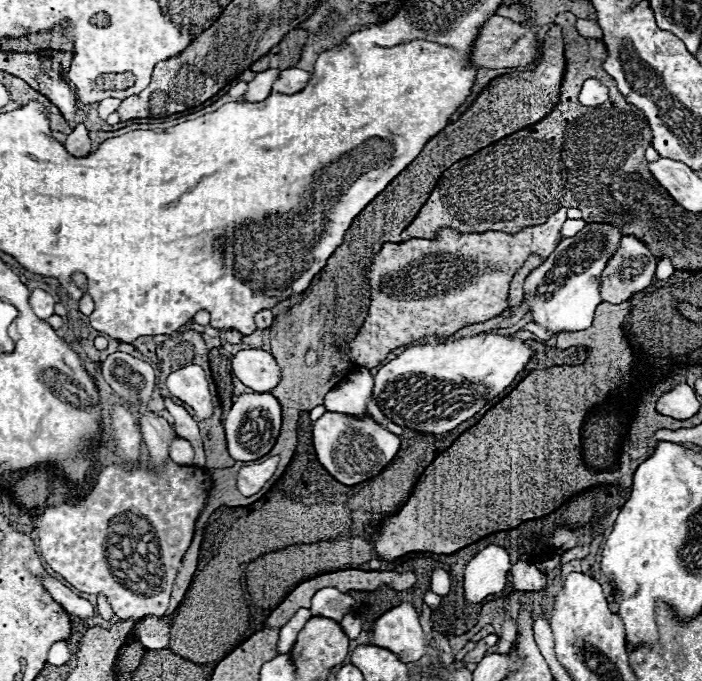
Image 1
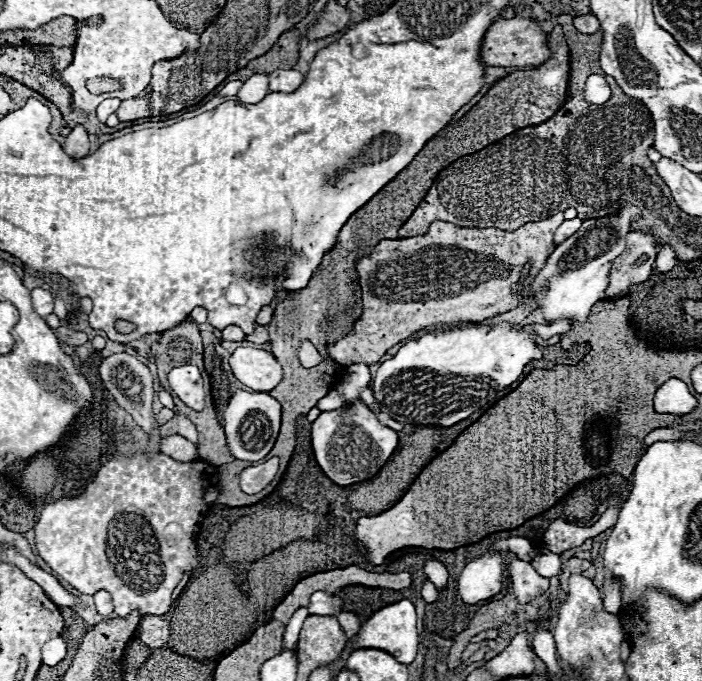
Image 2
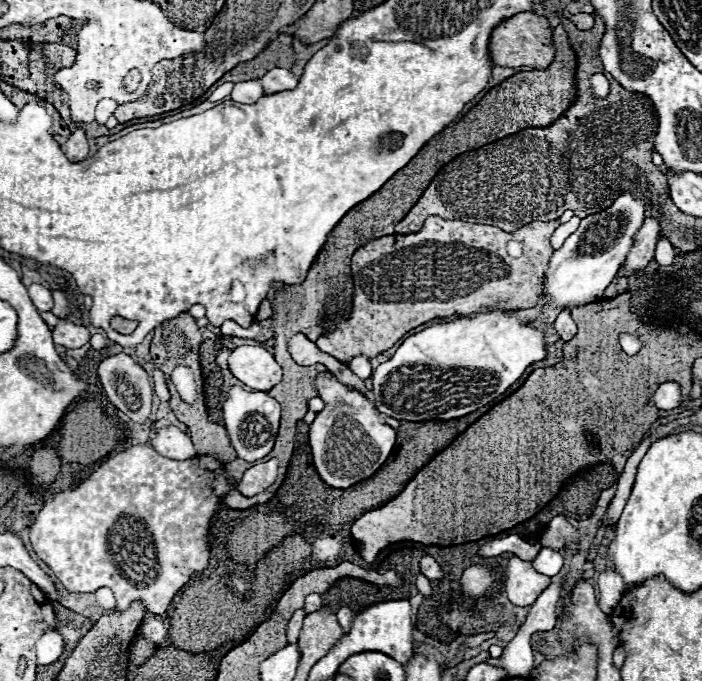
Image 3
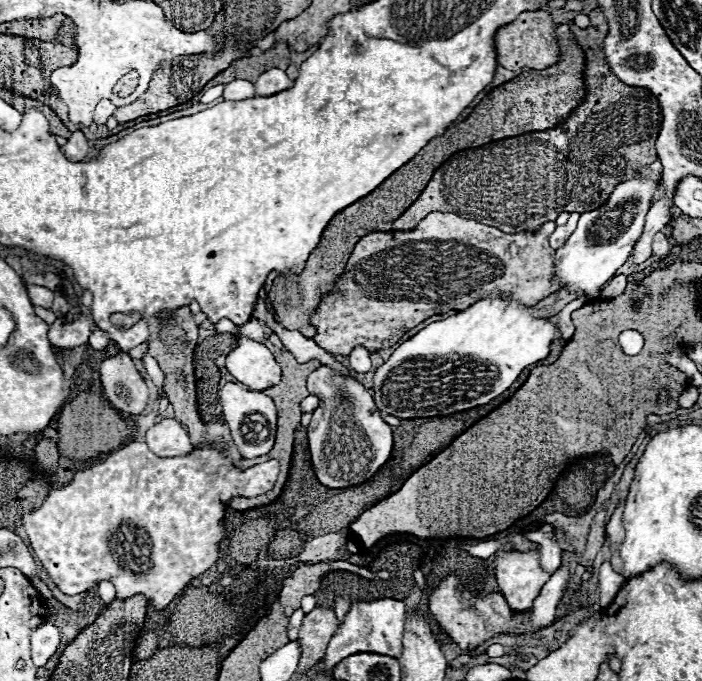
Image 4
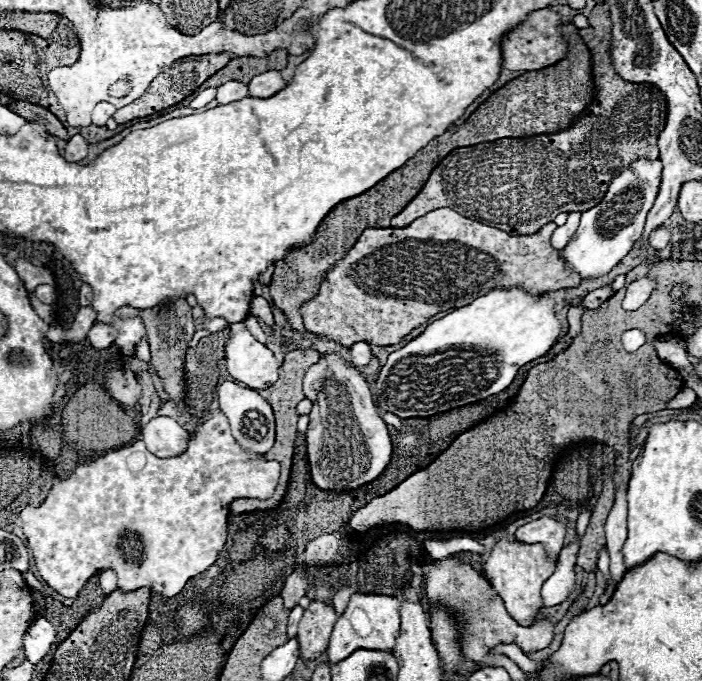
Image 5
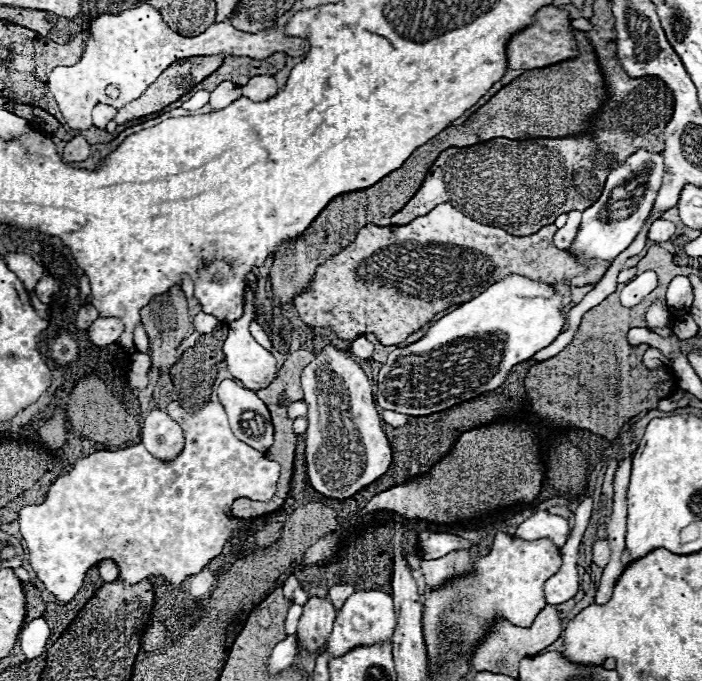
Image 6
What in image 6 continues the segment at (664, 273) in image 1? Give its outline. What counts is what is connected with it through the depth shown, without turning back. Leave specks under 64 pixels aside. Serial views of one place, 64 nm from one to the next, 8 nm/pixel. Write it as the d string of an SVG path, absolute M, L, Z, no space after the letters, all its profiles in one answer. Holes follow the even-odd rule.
M662 218L654 220L650 228L654 228L654 242L666 242L676 230L670 220L662 220Z

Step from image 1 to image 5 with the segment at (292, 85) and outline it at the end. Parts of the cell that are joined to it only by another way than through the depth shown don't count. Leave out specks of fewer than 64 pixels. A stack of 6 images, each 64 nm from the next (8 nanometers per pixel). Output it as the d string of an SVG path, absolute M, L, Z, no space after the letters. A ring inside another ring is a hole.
M270 70L270 72L254 76L248 82L248 96L250 98L270 98L276 92L280 92L282 88L286 88L286 82L280 78L280 74L276 70Z

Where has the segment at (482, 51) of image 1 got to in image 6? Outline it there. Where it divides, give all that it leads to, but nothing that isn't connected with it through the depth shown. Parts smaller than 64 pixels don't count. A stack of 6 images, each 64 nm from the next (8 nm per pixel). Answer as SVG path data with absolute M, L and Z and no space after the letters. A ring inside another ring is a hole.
M544 6L536 12L534 24L524 28L522 32L514 34L508 42L508 66L514 70L534 70L558 64L562 60L570 60L578 56L576 40L574 40L574 28L570 26L572 18L566 10L560 10L556 6Z

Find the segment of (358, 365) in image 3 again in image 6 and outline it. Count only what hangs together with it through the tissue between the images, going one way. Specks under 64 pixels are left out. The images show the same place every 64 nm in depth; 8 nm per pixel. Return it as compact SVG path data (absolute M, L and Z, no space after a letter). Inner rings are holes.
M358 336L354 342L352 342L352 348L350 348L352 356L356 356L358 360L368 360L374 352L374 344L368 336Z

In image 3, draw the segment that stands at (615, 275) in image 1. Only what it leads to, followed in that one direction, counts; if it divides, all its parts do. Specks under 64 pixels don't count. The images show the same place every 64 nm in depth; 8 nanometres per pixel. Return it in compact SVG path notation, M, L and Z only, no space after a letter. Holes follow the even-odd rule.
M648 216L644 220L644 226L640 228L640 232L634 236L634 246L630 250L630 254L626 256L624 268L630 268L634 272L642 272L650 260L654 260L654 248L660 236L660 222L654 216Z

